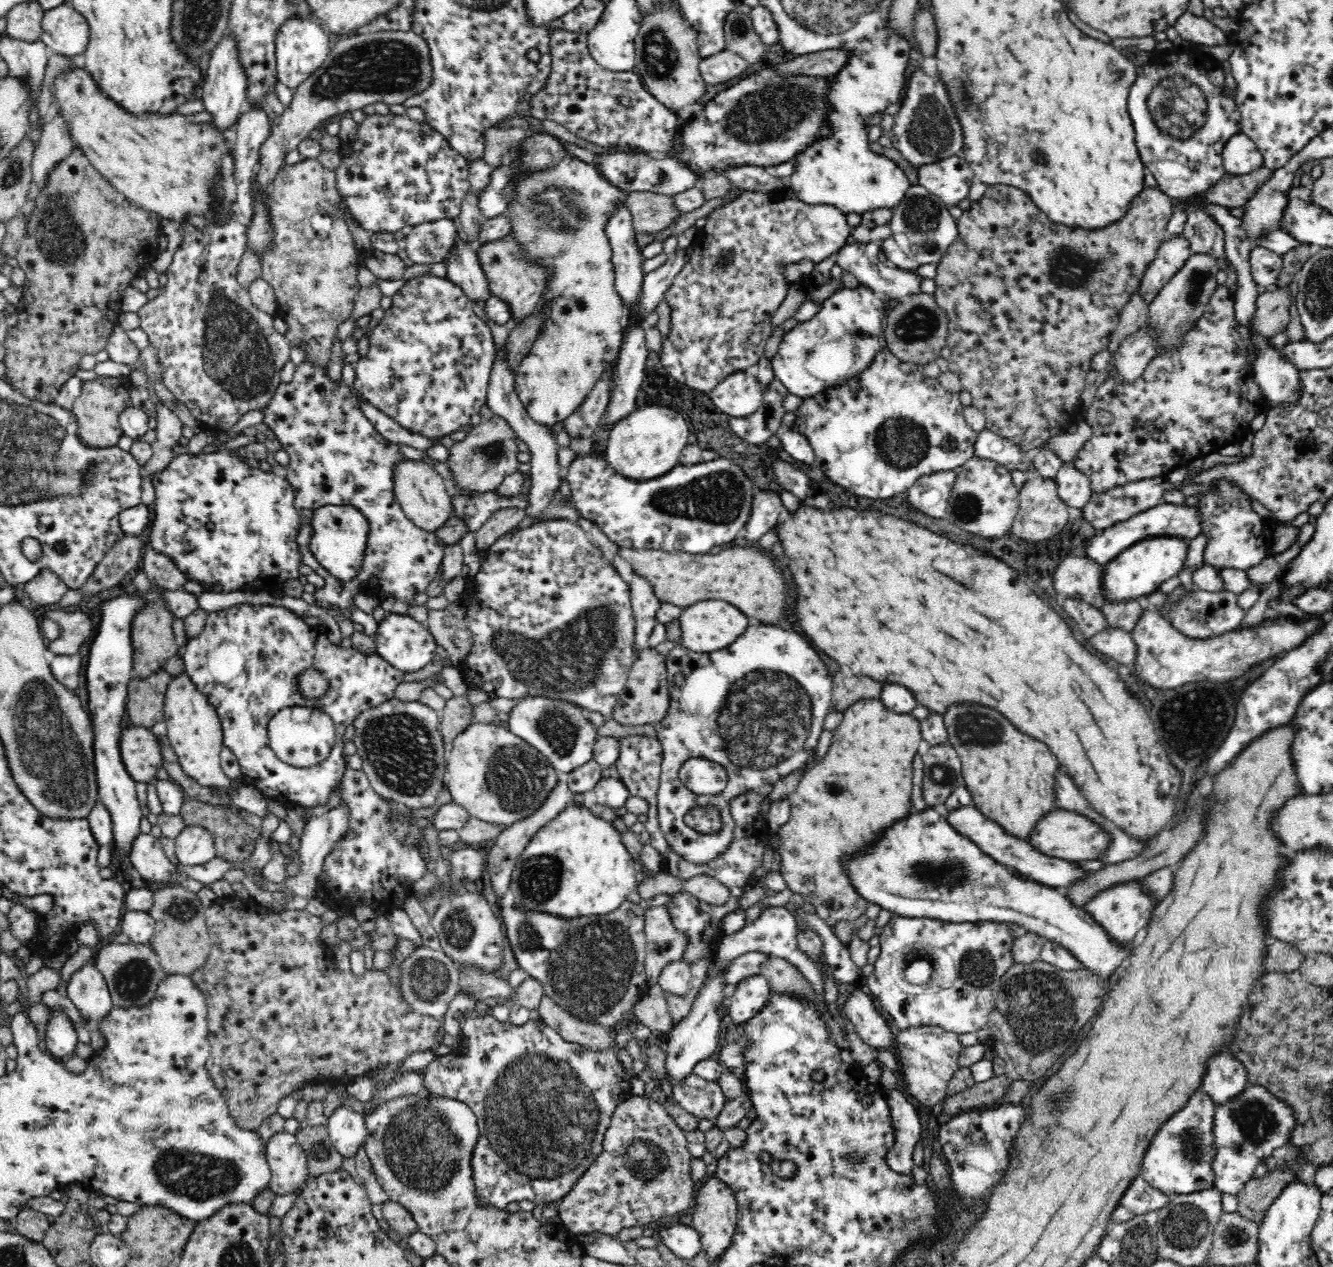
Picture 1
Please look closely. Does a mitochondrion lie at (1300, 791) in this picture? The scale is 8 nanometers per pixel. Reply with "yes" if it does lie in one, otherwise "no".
no

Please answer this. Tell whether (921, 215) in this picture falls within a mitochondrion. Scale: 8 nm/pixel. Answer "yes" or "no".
yes

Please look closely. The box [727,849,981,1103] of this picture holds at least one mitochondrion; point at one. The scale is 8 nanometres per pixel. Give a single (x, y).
(946, 873)

